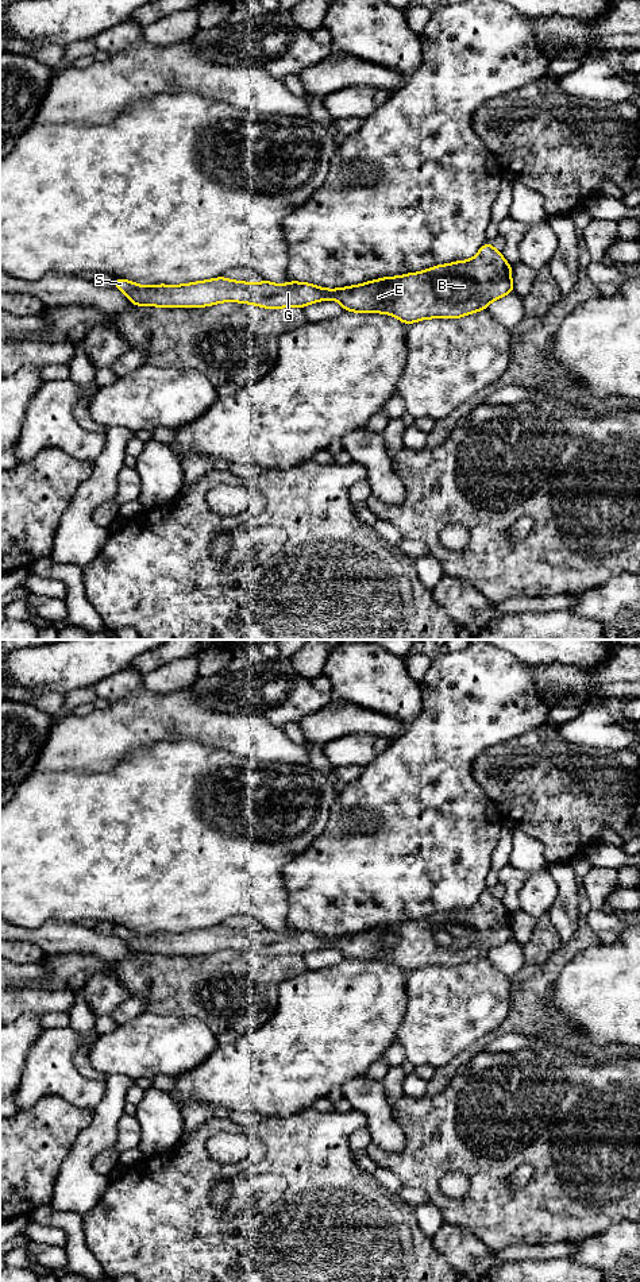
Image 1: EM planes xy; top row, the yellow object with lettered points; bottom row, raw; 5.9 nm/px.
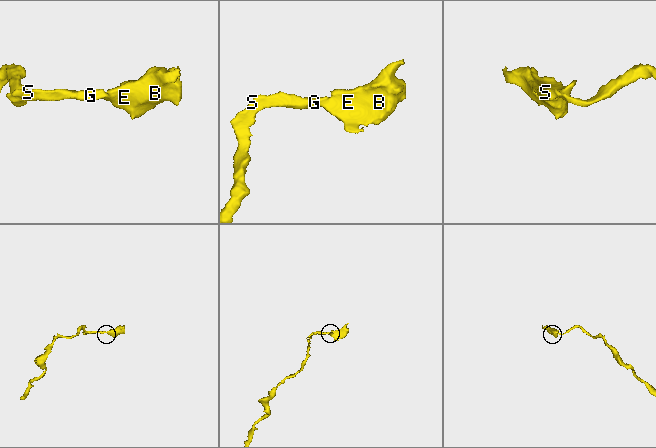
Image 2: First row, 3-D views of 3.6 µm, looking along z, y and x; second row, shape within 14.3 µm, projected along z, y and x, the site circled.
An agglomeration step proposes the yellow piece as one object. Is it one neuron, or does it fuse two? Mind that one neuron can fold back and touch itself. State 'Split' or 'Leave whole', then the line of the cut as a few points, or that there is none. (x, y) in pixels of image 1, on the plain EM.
Leave whole. No split

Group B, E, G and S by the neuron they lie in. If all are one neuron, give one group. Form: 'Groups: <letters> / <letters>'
Groups: B E G S

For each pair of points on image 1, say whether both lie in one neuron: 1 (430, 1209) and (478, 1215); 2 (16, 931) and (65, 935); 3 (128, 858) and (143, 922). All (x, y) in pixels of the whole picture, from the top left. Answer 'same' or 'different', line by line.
1: different
2: same
3: same

